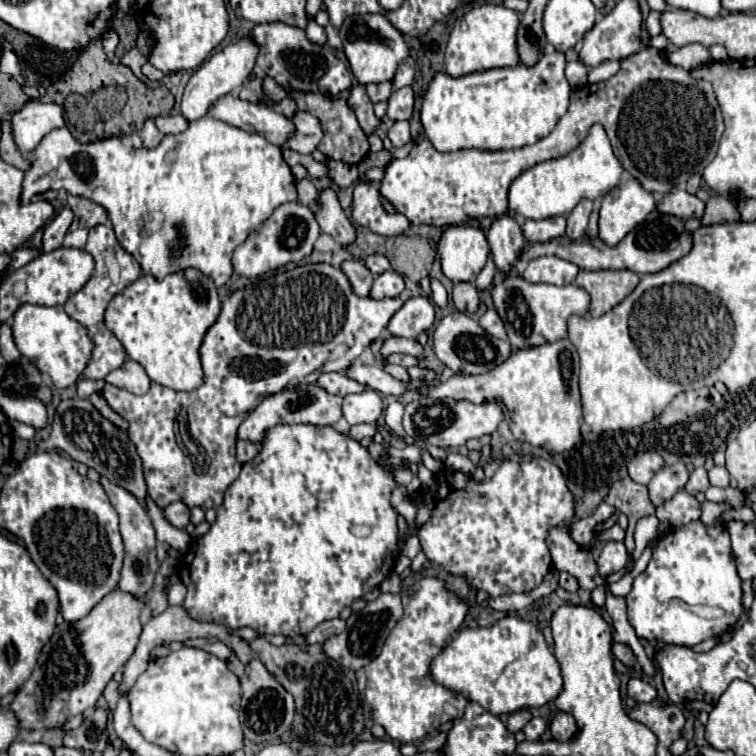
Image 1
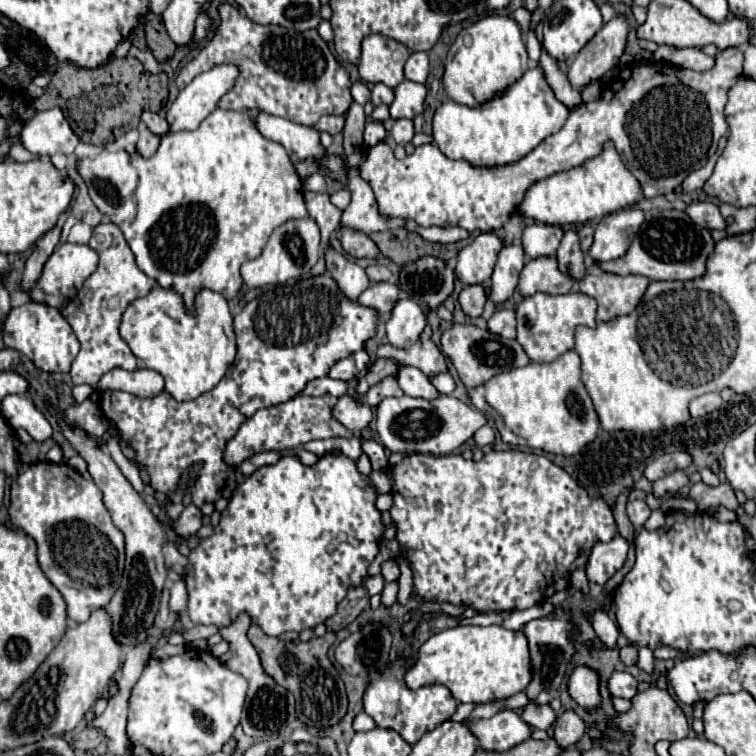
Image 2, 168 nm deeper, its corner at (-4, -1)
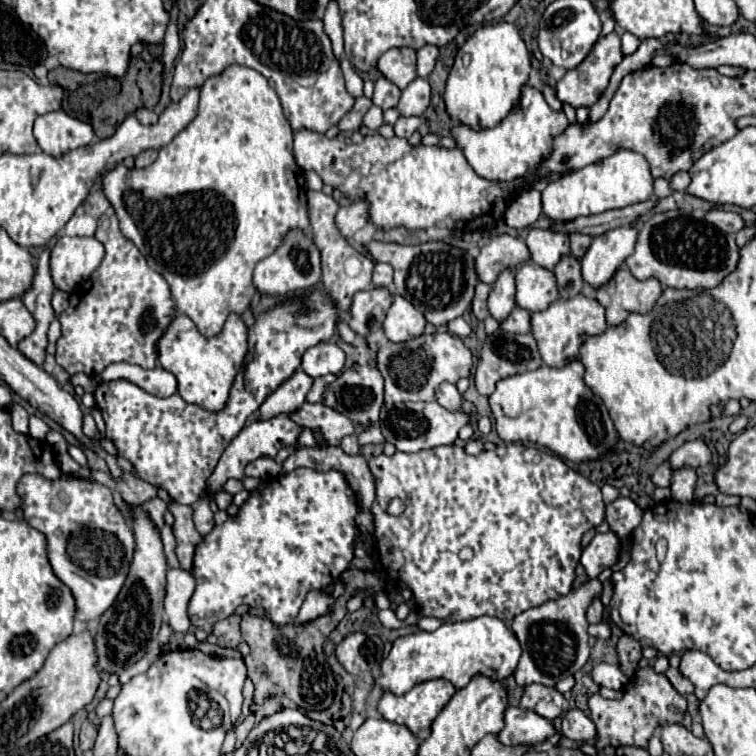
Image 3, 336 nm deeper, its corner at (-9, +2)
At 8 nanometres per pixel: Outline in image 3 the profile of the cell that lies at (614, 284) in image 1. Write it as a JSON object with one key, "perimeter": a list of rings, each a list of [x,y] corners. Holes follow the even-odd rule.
{"perimeter":[[[621,266],[615,276],[595,290],[595,298],[607,310],[607,324],[621,324],[629,312],[649,312],[663,292],[659,280],[637,280],[627,266]]]}

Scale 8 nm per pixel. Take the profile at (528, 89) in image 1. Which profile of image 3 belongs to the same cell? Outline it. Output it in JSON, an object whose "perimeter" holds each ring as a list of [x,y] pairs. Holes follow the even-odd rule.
{"perimeter":[[[525,84],[519,102],[497,126],[473,130],[467,124],[455,122],[451,126],[451,136],[479,176],[489,180],[513,180],[519,176],[529,176],[533,166],[551,152],[553,138],[561,134],[567,126],[567,116],[563,112],[555,112],[553,108],[549,108],[541,90]]]}

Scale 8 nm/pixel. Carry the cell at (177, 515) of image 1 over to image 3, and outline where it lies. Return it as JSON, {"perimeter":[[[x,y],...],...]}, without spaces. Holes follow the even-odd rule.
{"perimeter":[[[201,498],[197,500],[197,504],[193,506],[193,522],[195,528],[199,530],[199,534],[209,534],[213,528],[213,512],[209,508],[209,498]]]}

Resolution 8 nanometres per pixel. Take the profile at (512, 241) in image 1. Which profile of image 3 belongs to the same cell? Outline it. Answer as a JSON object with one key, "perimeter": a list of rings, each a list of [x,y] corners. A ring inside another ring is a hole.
{"perimeter":[[[505,268],[499,274],[497,282],[493,284],[493,290],[491,290],[489,302],[487,302],[489,314],[497,322],[505,320],[511,314],[511,310],[515,308],[513,296],[515,296],[515,272],[513,272],[513,268]]]}

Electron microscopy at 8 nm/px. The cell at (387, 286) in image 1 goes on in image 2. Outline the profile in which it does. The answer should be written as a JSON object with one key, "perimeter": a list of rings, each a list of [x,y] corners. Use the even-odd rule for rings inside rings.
{"perimeter":[[[376,283],[370,285],[358,297],[358,303],[364,307],[372,307],[378,313],[378,317],[386,317],[390,315],[396,299],[398,299],[398,287],[394,283]]]}

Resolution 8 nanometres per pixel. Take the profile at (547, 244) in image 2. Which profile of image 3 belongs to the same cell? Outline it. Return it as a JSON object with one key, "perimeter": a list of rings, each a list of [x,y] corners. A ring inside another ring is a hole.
{"perimeter":[[[531,228],[527,234],[527,248],[531,260],[547,270],[553,270],[563,254],[569,252],[569,236],[545,228]]]}

